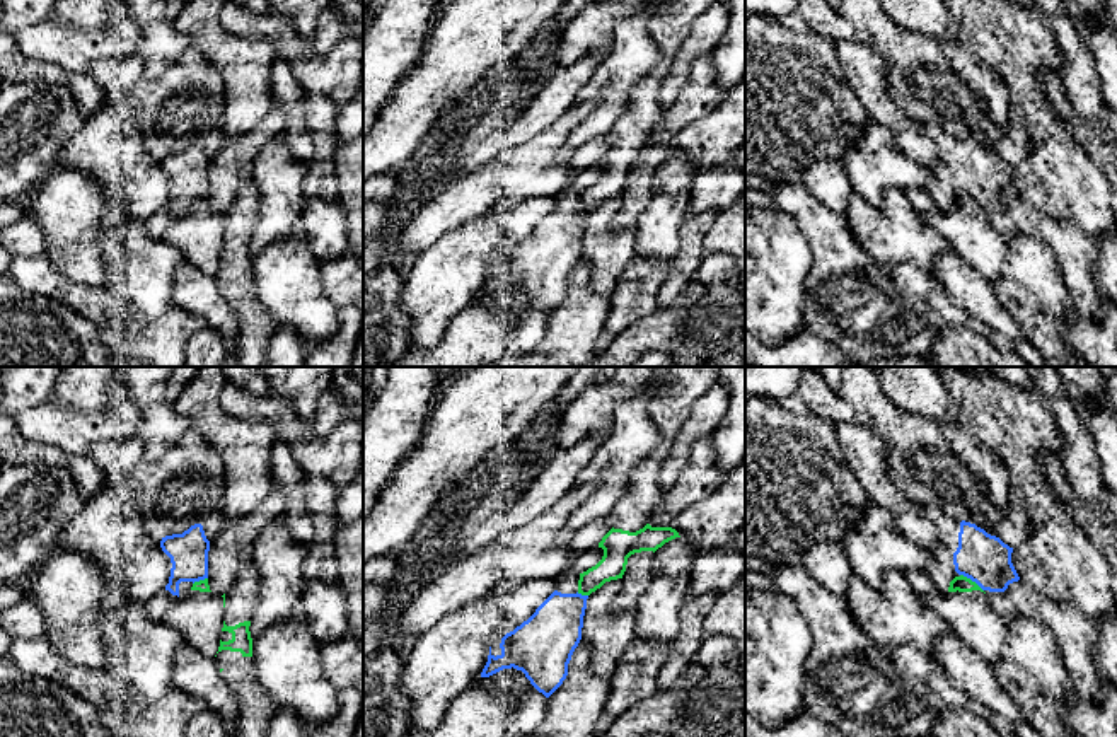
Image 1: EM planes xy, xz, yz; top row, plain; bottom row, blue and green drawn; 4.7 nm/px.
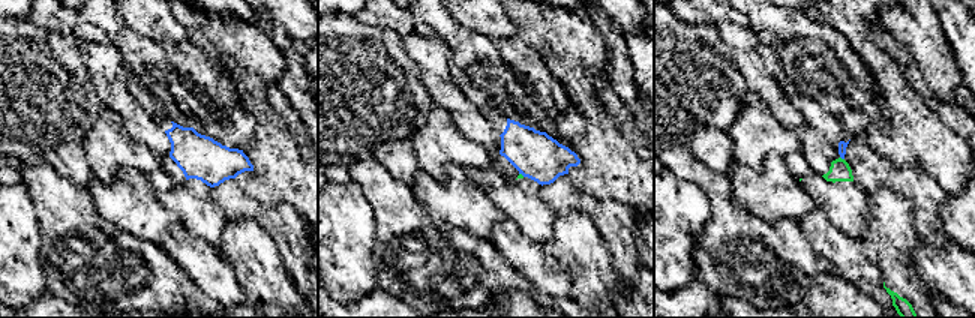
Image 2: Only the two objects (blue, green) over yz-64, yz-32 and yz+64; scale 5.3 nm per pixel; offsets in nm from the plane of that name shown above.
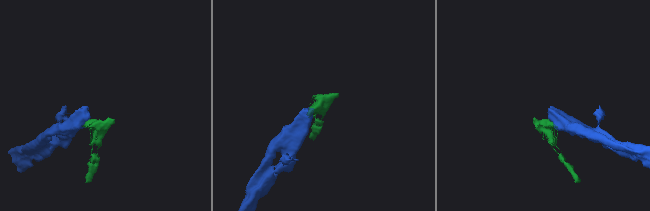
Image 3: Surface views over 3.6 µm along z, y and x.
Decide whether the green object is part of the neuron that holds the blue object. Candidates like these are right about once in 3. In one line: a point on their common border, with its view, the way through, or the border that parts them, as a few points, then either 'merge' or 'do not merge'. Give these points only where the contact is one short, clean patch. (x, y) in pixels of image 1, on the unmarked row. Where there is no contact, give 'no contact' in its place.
contact yz (972, 198); border yz (960, 191), (983, 208); do not merge

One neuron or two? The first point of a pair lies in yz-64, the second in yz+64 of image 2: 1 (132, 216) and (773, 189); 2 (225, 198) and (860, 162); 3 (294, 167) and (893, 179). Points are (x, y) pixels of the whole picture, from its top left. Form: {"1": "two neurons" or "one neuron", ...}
{"1": "one neuron", "2": "one neuron", "3": "two neurons"}

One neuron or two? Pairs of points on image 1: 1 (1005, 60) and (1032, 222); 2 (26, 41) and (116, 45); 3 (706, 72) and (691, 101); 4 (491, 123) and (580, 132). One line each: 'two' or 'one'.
1: two
2: one
3: one
4: two

